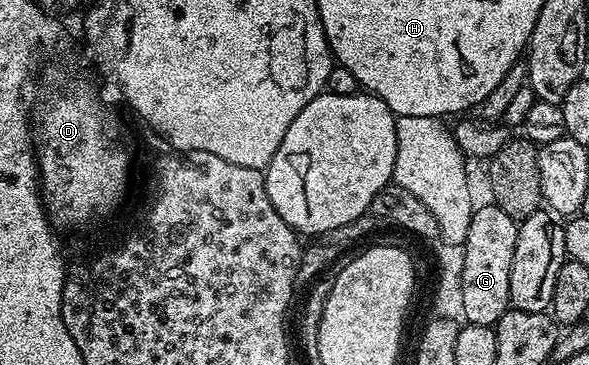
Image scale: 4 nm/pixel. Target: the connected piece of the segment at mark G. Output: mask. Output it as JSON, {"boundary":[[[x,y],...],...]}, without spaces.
{"boundary":[[[487,203],[481,207],[473,208],[470,219],[470,229],[466,234],[463,245],[465,262],[462,263],[461,289],[463,320],[469,325],[495,326],[498,319],[508,312],[510,308],[510,262],[514,259],[514,243],[518,223],[506,211],[502,211],[494,203]]]}

